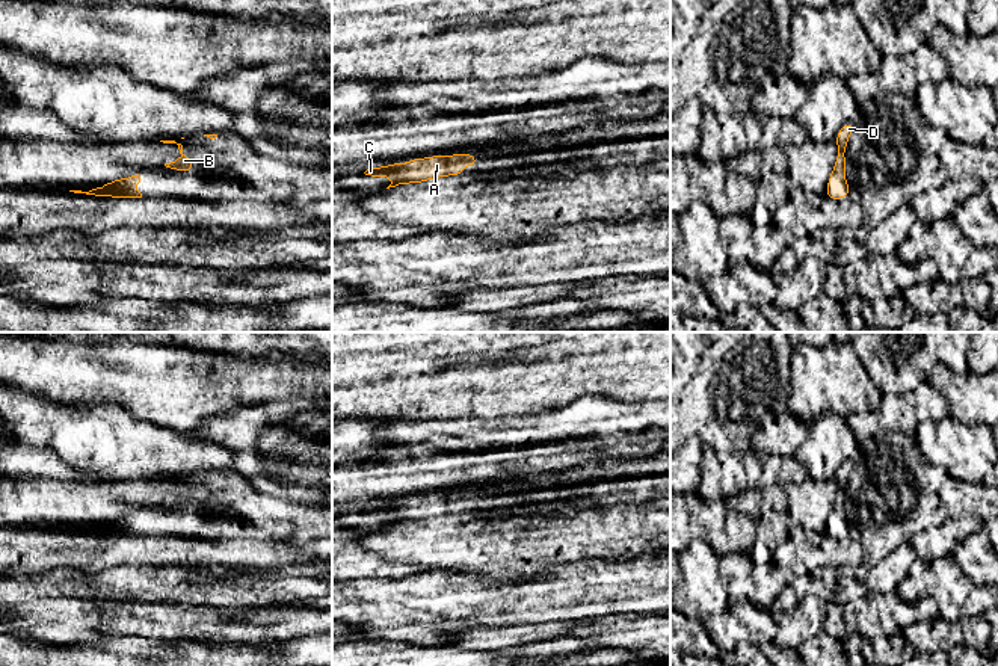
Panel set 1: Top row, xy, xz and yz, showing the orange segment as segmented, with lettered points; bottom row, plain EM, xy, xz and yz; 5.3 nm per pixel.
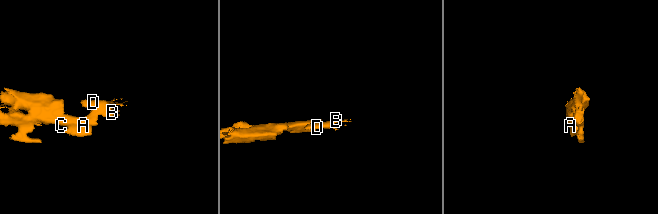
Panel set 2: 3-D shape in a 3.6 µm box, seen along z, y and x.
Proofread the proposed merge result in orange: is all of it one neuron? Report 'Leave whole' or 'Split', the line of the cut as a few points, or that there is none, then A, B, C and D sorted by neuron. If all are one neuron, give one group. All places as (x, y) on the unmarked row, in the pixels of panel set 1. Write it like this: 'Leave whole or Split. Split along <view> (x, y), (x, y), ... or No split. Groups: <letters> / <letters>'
Leave whole. No split. Groups: A B C D

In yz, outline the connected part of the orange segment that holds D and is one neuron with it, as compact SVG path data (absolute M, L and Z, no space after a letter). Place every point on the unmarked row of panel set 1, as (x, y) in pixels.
M846 461L839 470L836 471L835 482L838 485L836 498L833 503L833 509L827 518L826 535L832 539L838 539L839 536L850 535L850 524L846 520L846 486L849 482L849 476L856 467L855 461Z

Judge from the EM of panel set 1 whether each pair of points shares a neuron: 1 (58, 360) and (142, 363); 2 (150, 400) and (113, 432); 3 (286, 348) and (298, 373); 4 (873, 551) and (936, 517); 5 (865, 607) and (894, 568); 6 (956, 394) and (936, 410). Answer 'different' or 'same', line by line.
1: same
2: different
3: different
4: same
5: different
6: different

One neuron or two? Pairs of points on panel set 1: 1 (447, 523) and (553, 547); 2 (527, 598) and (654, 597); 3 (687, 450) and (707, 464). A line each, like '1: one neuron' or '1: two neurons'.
1: one neuron
2: one neuron
3: two neurons

